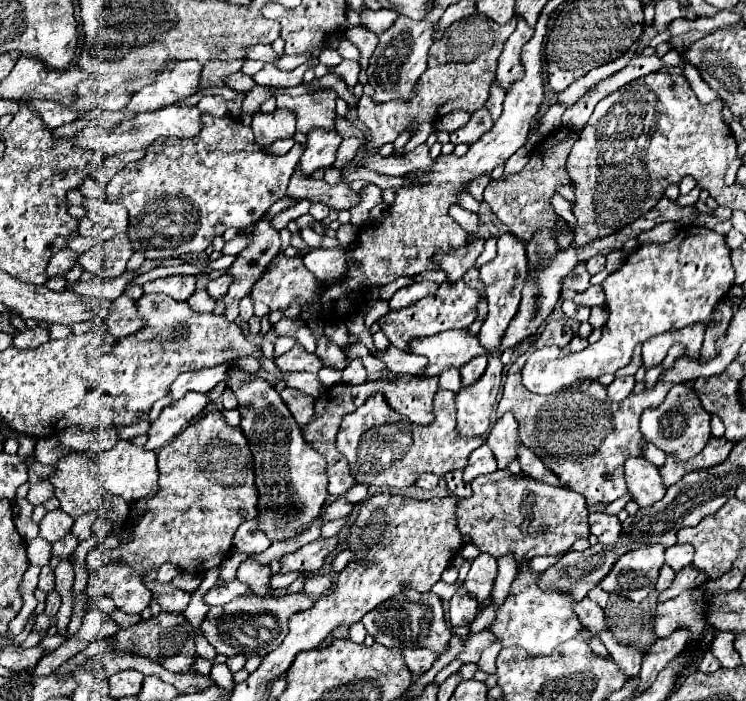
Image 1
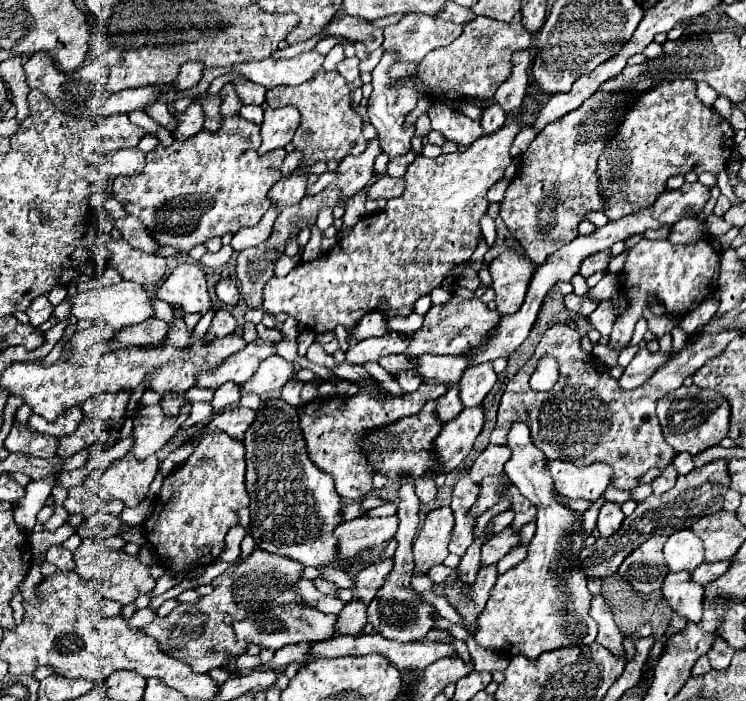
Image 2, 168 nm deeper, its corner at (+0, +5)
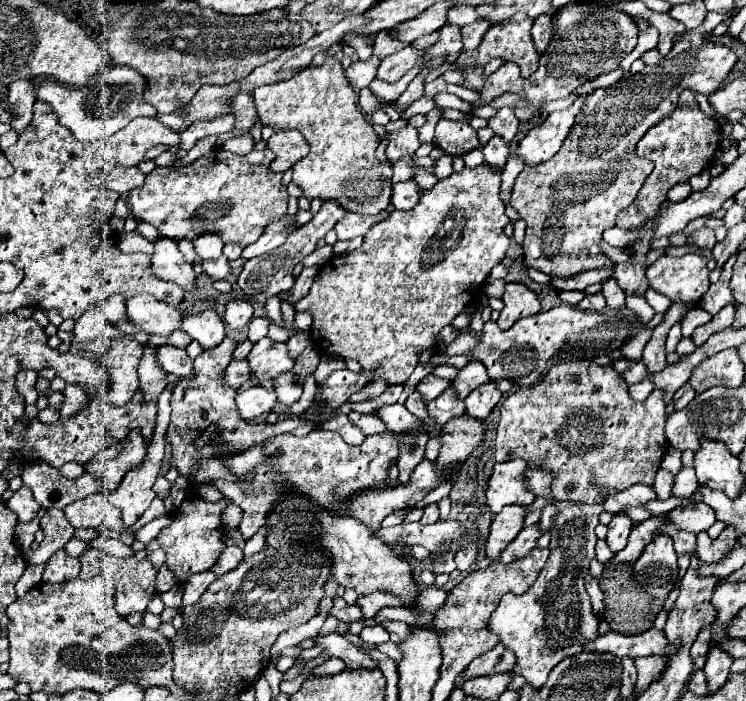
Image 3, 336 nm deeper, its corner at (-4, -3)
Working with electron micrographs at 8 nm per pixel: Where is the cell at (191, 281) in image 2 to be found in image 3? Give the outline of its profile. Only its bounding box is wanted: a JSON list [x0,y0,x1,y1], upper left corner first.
[182,310,226,350]

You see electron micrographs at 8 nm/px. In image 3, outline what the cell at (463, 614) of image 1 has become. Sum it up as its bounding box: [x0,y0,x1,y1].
[486,506,524,564]

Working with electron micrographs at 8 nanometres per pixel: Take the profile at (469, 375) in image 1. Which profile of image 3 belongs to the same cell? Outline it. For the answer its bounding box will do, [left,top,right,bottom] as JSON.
[464,382,502,418]

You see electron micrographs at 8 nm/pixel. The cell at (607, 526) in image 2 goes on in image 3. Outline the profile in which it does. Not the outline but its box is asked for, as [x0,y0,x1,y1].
[606,514,632,554]

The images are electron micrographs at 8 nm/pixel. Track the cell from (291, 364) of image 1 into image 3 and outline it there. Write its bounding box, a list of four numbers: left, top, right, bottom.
[236,386,276,422]

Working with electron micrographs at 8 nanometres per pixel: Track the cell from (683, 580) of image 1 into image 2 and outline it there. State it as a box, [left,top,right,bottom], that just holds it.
[690,560,730,586]

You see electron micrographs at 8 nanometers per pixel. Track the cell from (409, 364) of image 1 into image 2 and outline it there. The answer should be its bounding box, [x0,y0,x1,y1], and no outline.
[414,356,468,384]

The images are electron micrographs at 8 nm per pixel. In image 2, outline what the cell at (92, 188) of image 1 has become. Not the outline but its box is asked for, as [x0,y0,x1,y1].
[104,196,126,218]

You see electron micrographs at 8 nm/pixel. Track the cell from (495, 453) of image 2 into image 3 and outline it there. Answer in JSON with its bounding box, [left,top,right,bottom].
[486,460,536,514]

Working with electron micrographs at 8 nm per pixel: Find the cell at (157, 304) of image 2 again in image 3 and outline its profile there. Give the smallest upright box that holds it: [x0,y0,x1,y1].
[155,330,193,349]

